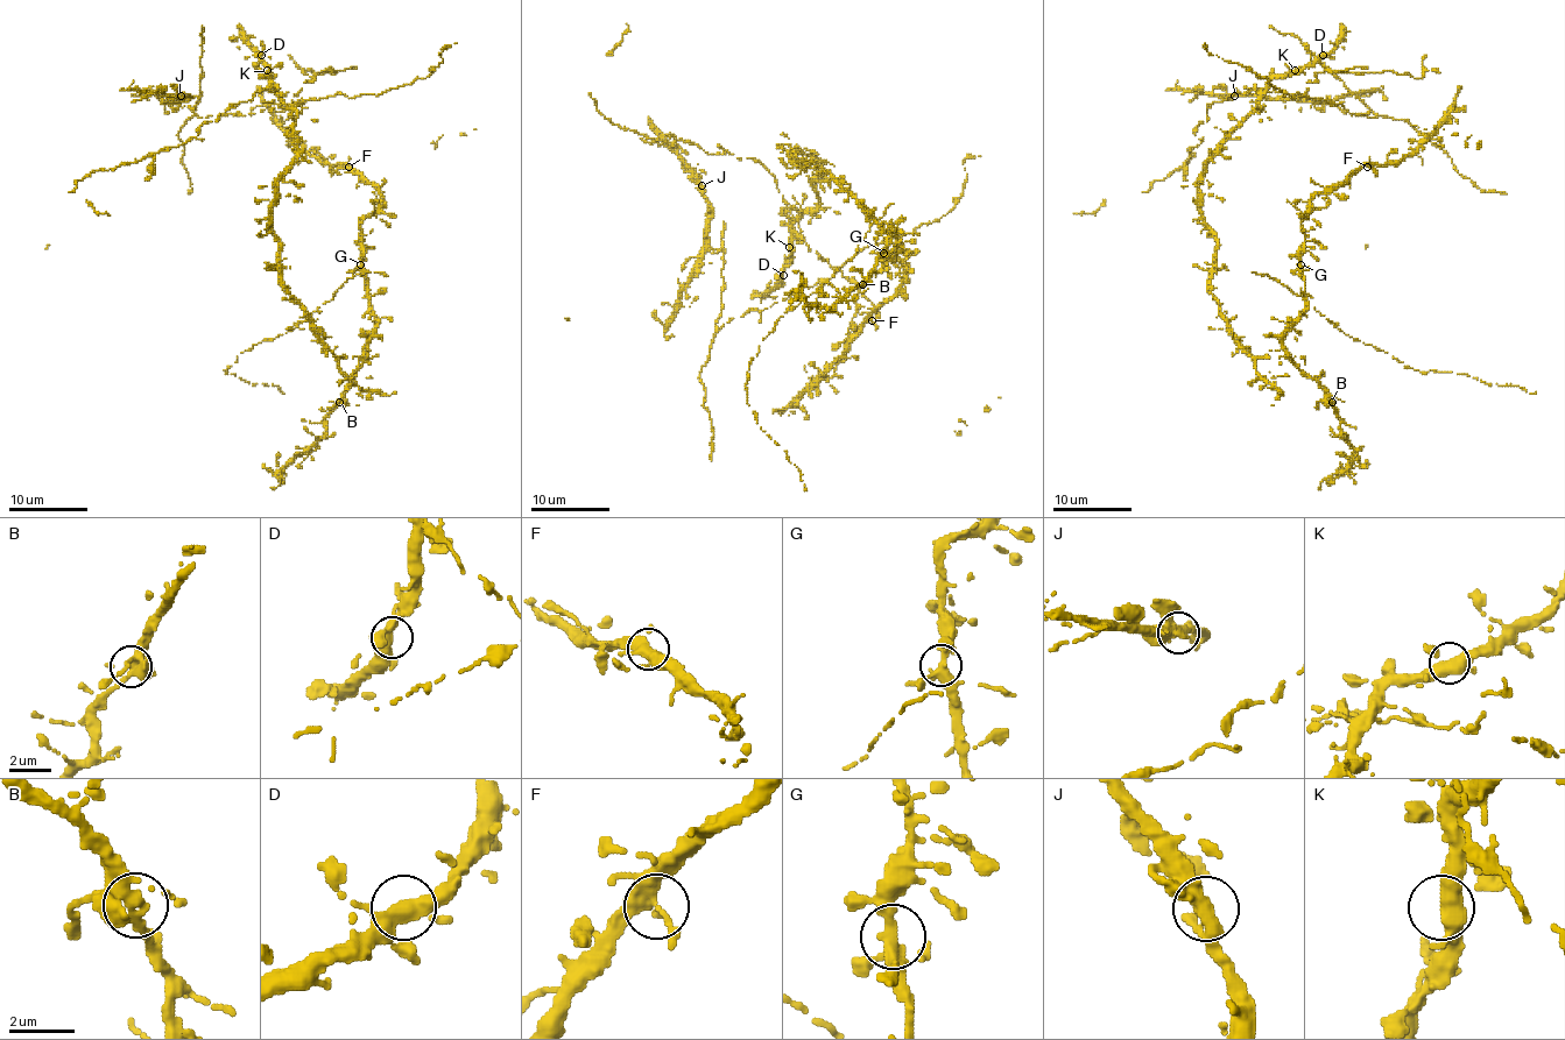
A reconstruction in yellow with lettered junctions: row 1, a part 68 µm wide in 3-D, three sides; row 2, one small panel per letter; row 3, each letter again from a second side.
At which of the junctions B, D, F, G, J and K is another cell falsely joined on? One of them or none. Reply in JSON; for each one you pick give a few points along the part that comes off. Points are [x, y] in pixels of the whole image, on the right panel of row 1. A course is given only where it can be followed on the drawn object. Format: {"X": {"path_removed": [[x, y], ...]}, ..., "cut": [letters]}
{"cut": []}

